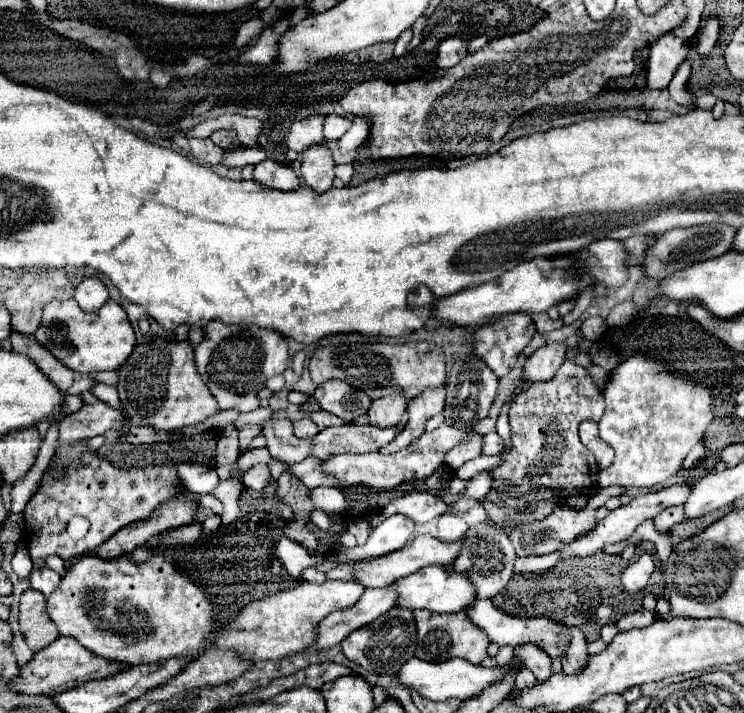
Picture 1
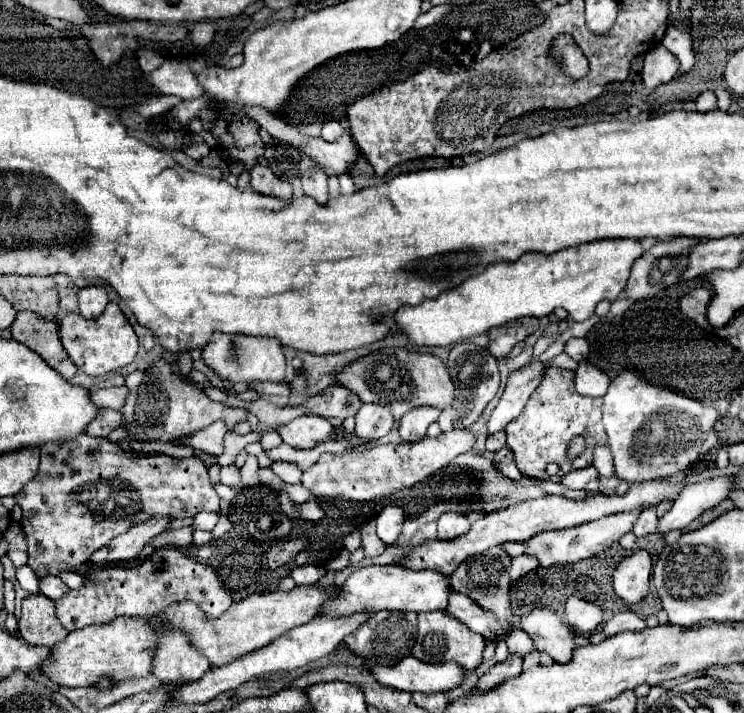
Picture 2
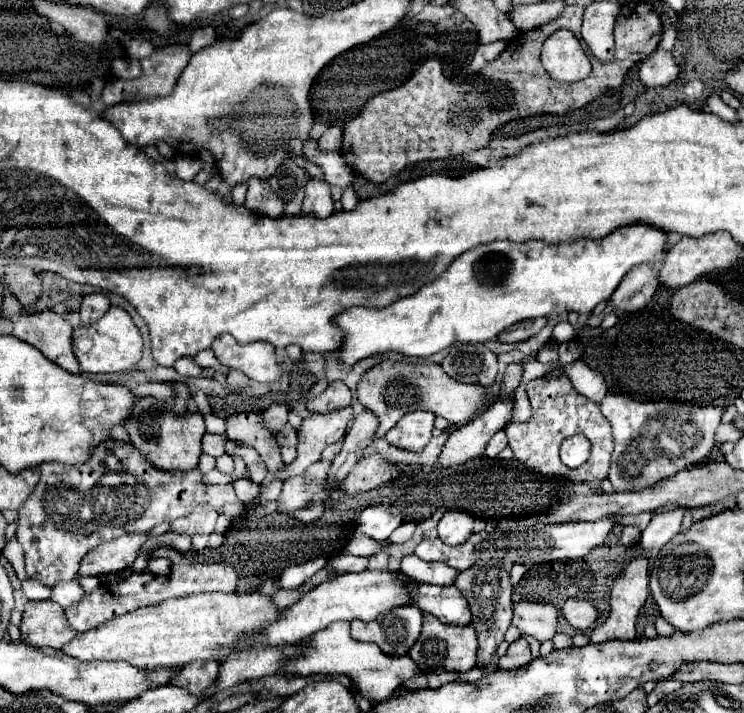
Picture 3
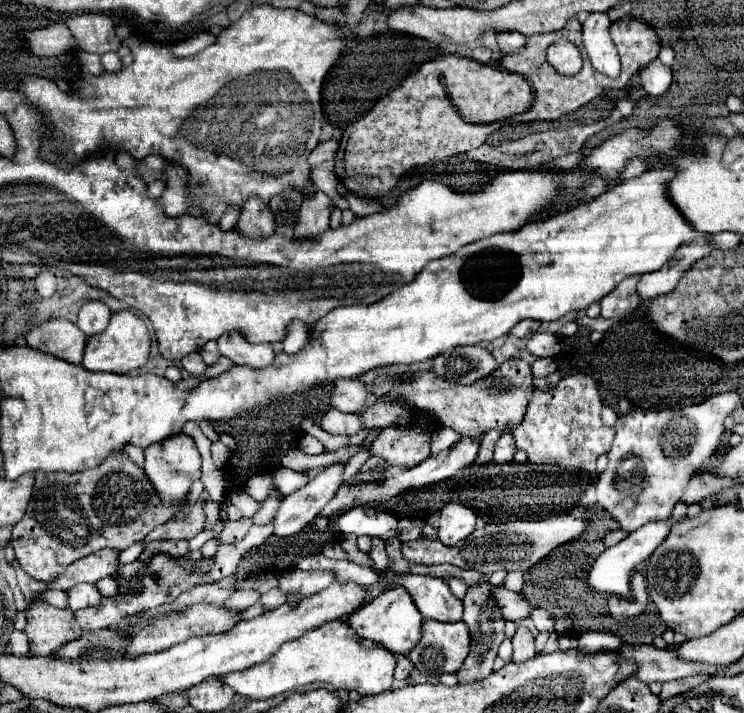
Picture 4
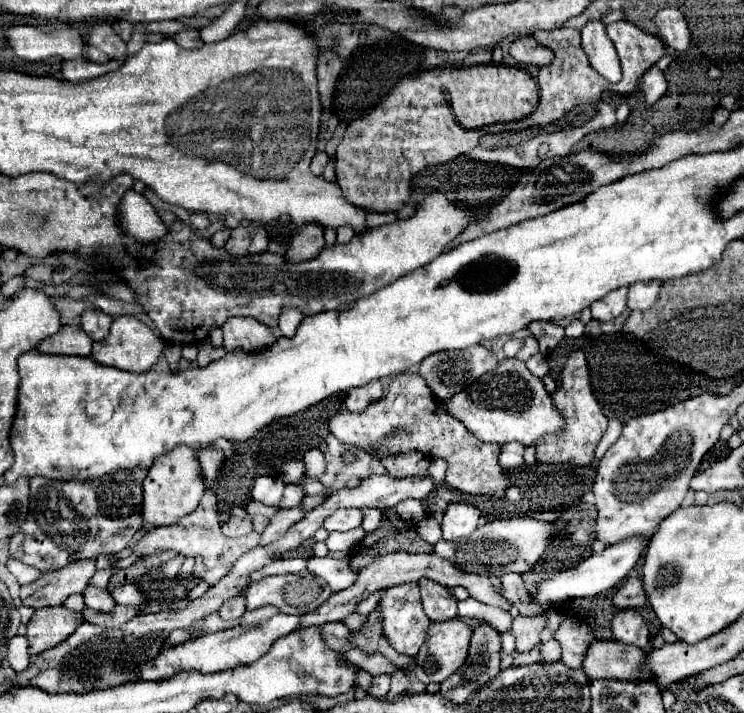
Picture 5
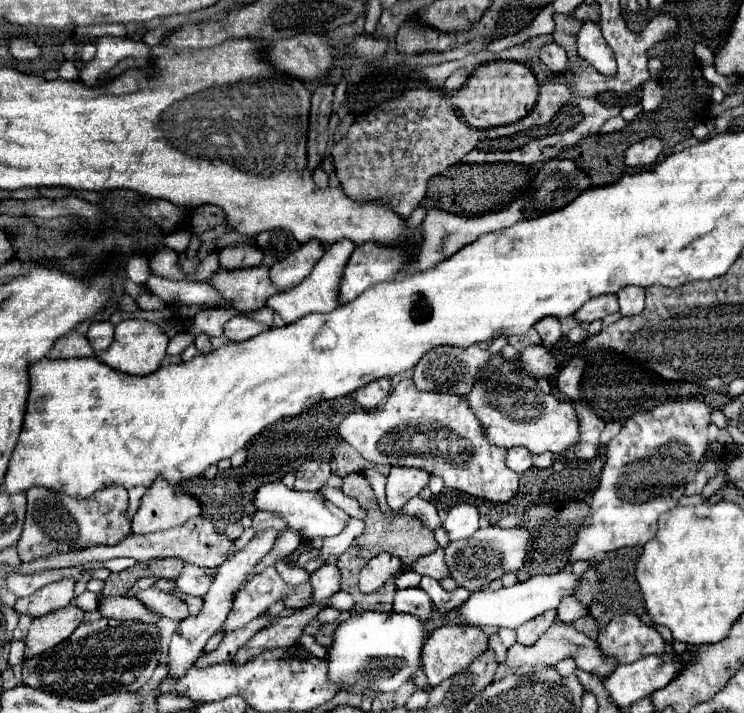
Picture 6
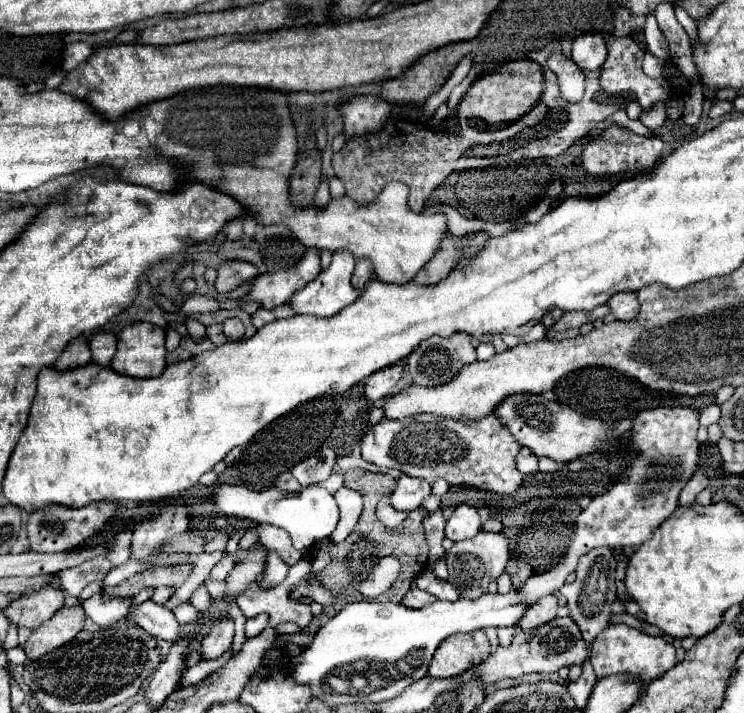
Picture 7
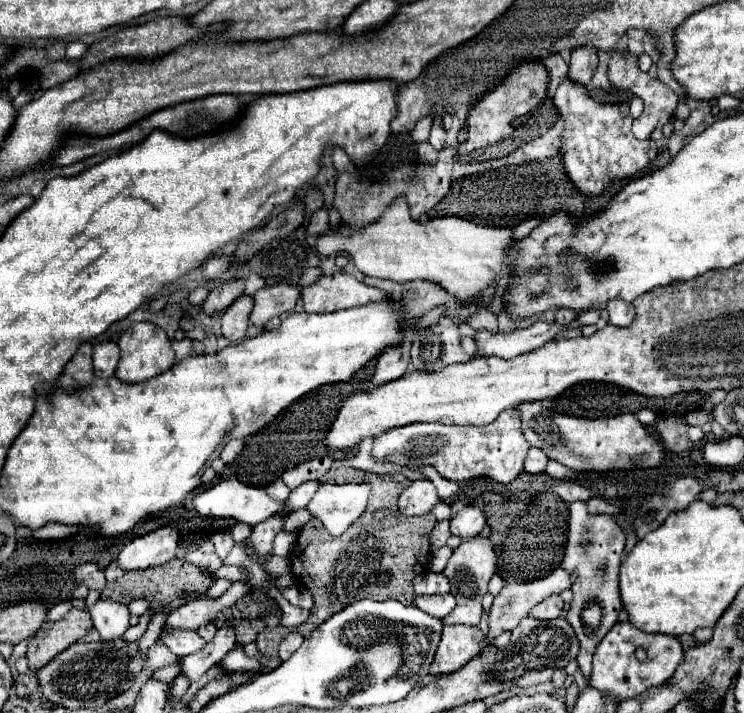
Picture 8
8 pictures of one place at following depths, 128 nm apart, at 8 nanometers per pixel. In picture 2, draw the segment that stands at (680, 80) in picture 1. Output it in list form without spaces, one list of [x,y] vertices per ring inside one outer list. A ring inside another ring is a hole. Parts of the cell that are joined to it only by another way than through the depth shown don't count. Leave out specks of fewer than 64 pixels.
[[[680,18],[674,28],[666,30],[666,36],[662,40],[662,44],[672,54],[676,54],[676,58],[680,60],[680,72],[678,74],[690,72],[692,66],[694,66],[694,52],[692,52],[692,36],[690,36],[690,32],[692,32],[690,24],[684,18]]]

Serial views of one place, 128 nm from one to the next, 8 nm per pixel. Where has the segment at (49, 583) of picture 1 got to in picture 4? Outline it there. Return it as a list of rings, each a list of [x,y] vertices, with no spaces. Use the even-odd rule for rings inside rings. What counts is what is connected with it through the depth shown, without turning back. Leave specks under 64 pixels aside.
[[[76,584],[76,588],[68,590],[68,606],[70,610],[80,610],[88,606],[100,604],[102,596],[94,584]]]

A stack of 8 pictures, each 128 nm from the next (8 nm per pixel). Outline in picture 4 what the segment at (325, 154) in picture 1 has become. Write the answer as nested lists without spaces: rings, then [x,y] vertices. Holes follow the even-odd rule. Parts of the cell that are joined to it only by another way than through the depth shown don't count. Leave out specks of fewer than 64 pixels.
[[[320,192],[316,200],[304,200],[298,222],[294,228],[294,238],[318,238],[328,230],[330,222],[330,208],[328,208],[328,196]]]

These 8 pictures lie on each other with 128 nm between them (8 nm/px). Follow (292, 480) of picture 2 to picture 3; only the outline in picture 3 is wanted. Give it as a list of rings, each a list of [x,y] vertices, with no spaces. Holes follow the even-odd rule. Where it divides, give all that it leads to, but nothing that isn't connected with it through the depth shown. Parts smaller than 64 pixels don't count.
[[[152,396],[140,398],[136,404],[136,412],[132,420],[126,424],[126,430],[132,438],[134,448],[158,470],[162,472],[190,472],[198,466],[198,458],[202,454],[200,440],[206,432],[204,420],[200,414],[186,414],[184,418],[176,416],[166,404]],[[236,414],[226,422],[226,428],[232,440],[240,440],[258,450],[270,472],[284,466],[280,446],[276,444],[274,434],[264,426],[260,414]]]

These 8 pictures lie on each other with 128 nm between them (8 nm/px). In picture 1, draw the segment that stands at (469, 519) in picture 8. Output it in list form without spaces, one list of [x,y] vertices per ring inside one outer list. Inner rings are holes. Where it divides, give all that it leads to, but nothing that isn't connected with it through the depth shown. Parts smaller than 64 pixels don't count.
[[[442,514],[438,518],[438,538],[444,542],[458,540],[468,530],[468,524],[458,514]]]

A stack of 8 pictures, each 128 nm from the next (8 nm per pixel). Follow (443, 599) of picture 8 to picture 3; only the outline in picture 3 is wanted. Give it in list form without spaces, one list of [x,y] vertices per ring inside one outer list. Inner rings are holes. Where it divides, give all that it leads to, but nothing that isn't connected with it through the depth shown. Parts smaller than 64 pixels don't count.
[[[404,604],[392,608],[386,614],[386,620],[392,620],[392,624],[352,620],[352,636],[356,636],[356,640],[378,644],[390,656],[404,656],[420,636],[422,610],[414,604]]]

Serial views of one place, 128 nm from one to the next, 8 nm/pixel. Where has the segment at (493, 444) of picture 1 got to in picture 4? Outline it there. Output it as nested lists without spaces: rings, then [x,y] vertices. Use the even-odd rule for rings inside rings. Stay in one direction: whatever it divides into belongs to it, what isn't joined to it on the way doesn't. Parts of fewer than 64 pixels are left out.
[[[502,434],[496,448],[494,448],[494,462],[496,464],[512,462],[514,454],[516,454],[516,442],[514,442],[512,434]]]

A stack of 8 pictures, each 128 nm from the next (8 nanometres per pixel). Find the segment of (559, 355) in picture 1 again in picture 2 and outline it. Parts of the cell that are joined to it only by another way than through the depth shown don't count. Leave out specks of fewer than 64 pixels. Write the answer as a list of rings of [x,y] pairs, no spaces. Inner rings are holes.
[[[530,364],[508,376],[504,394],[502,394],[498,406],[492,410],[492,416],[486,424],[488,436],[504,430],[506,424],[510,424],[514,418],[520,416],[530,394],[540,384],[542,372],[544,372],[544,364]]]

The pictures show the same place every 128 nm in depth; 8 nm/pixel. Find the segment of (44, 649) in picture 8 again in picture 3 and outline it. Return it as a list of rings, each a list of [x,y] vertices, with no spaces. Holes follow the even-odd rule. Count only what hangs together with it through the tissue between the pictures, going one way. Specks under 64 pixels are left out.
[[[28,602],[22,616],[22,642],[30,646],[50,646],[60,650],[68,644],[76,632],[70,628],[64,608],[60,604],[48,602]]]

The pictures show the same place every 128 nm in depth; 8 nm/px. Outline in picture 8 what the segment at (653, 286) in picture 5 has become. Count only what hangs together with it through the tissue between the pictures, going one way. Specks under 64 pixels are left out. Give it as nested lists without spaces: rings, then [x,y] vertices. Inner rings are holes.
[[[610,300],[606,304],[606,310],[608,310],[608,316],[610,316],[610,324],[614,324],[618,328],[626,328],[634,320],[634,306],[624,304],[622,300]]]

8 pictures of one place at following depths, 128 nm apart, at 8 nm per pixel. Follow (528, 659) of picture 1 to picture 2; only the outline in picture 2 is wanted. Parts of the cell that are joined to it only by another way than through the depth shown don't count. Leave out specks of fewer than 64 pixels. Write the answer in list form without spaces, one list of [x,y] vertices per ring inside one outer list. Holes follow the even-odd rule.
[[[514,630],[514,632],[508,632],[508,638],[506,638],[506,644],[508,644],[508,650],[514,652],[514,654],[520,654],[520,656],[526,656],[530,650],[532,650],[532,640],[526,632],[522,630]]]

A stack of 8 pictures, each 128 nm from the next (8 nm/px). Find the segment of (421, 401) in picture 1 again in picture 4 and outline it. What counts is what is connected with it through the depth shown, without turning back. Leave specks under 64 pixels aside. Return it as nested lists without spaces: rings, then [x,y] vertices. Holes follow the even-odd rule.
[[[386,428],[372,440],[368,454],[384,458],[390,466],[414,468],[430,456],[430,434],[420,428]]]

